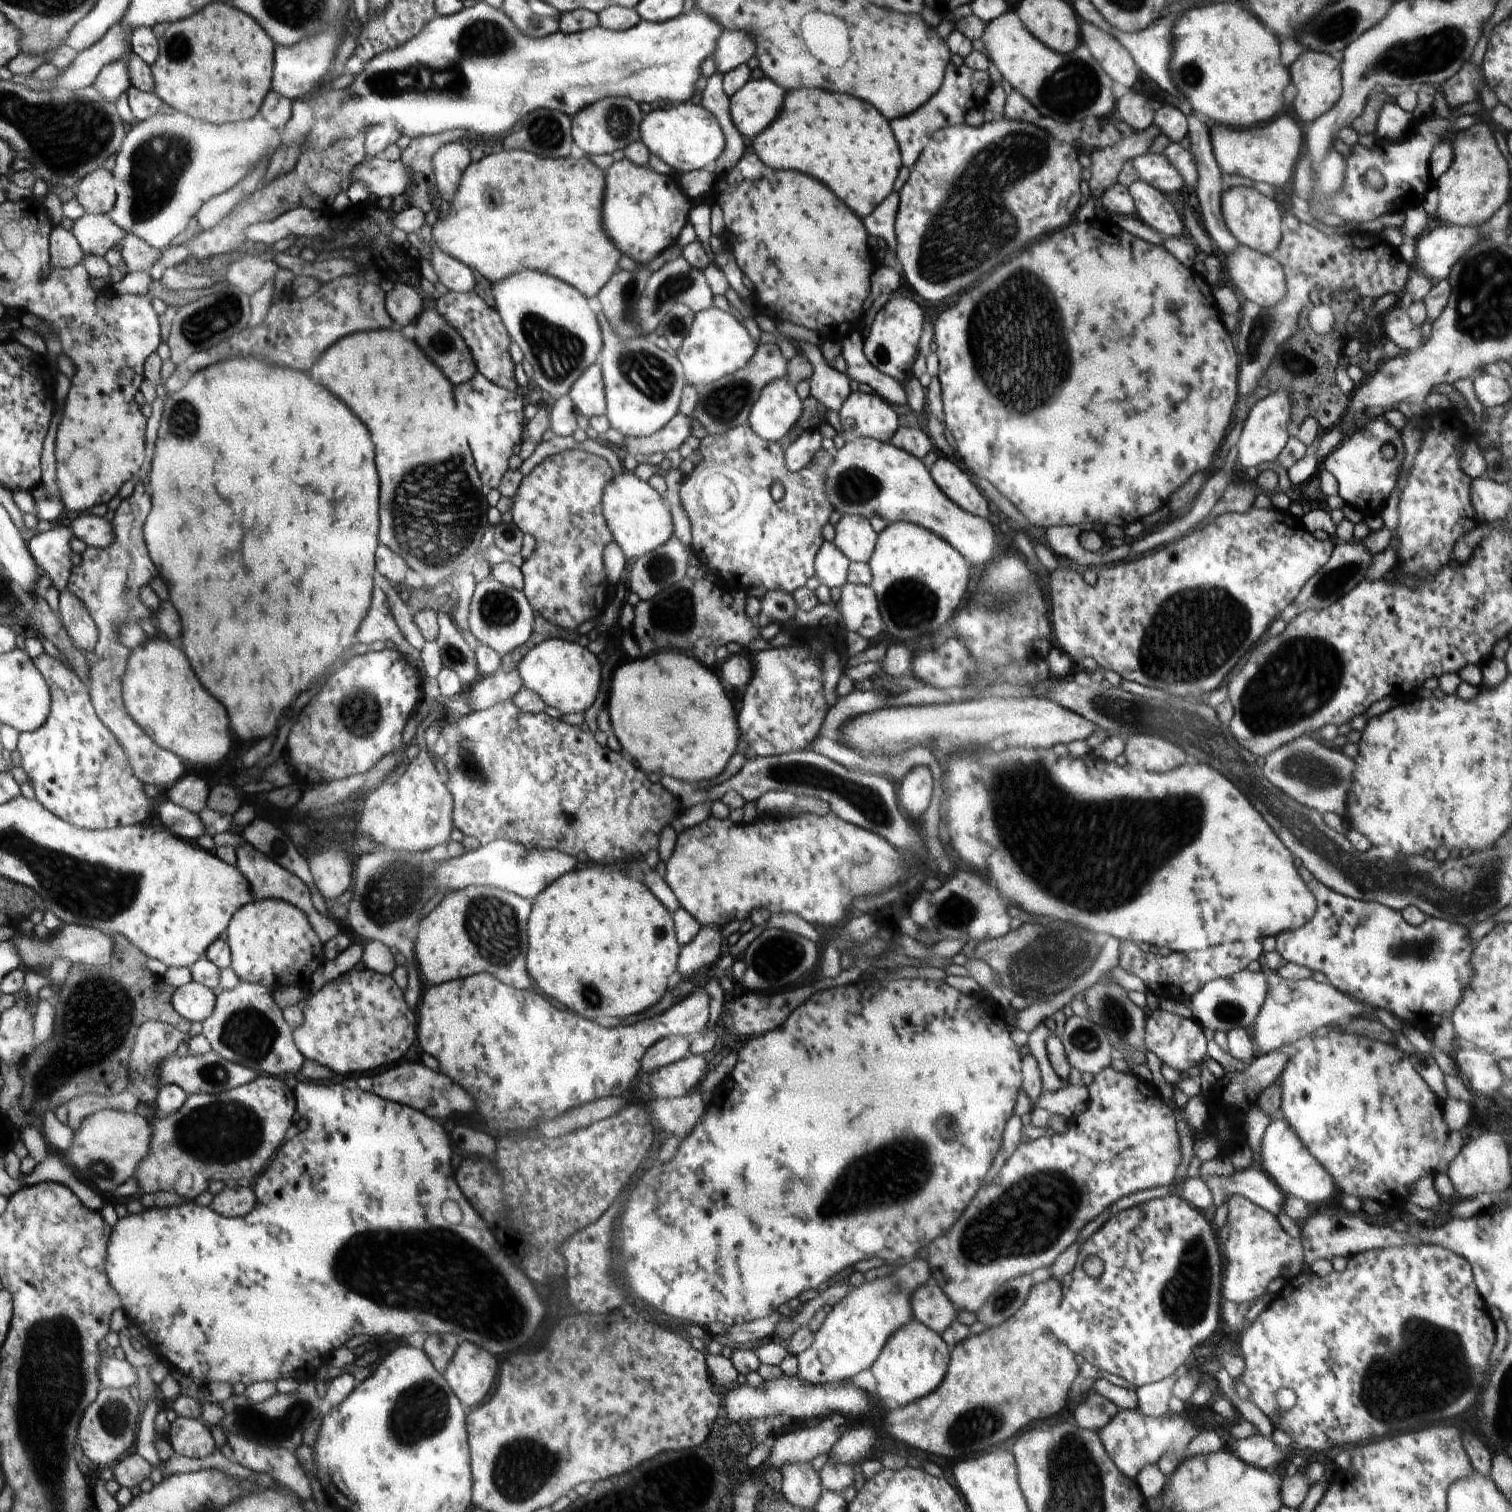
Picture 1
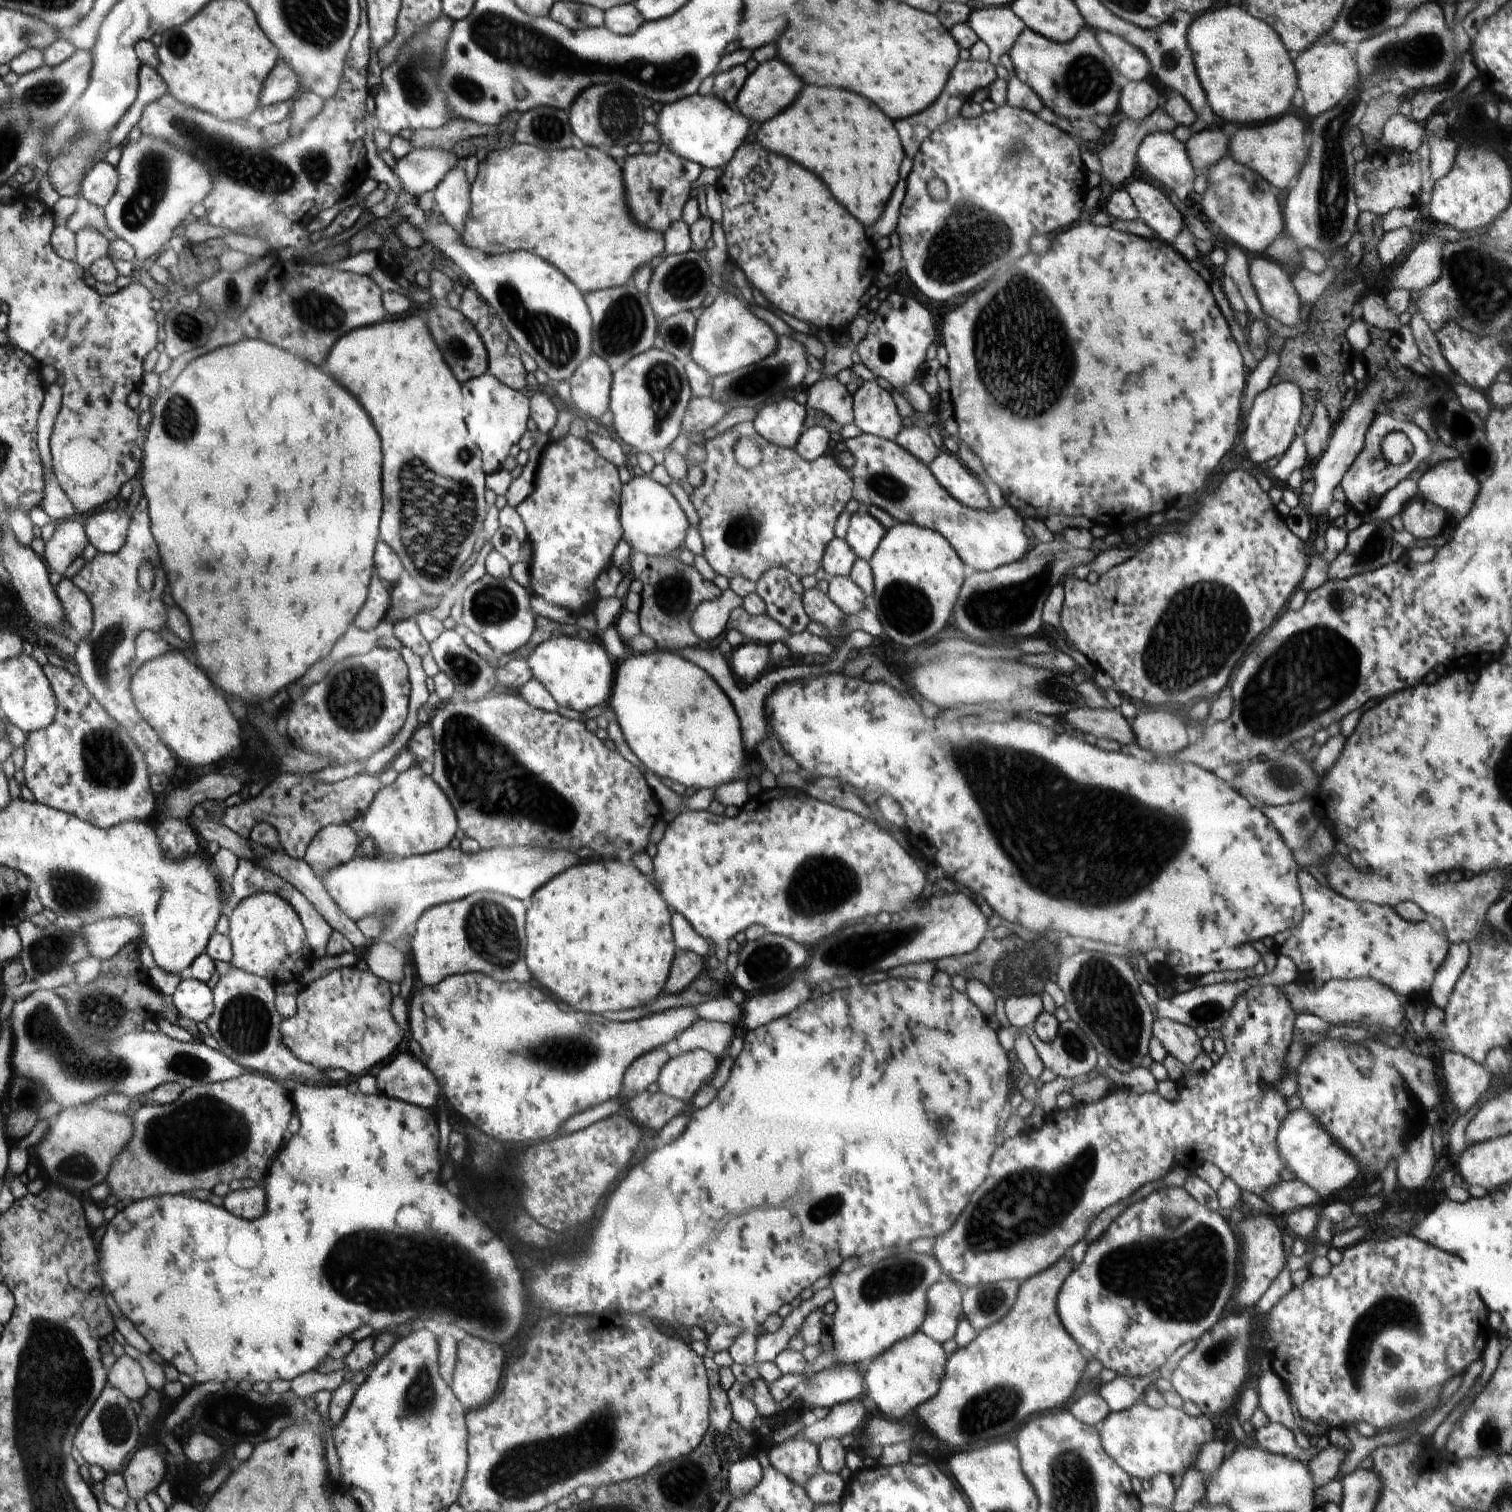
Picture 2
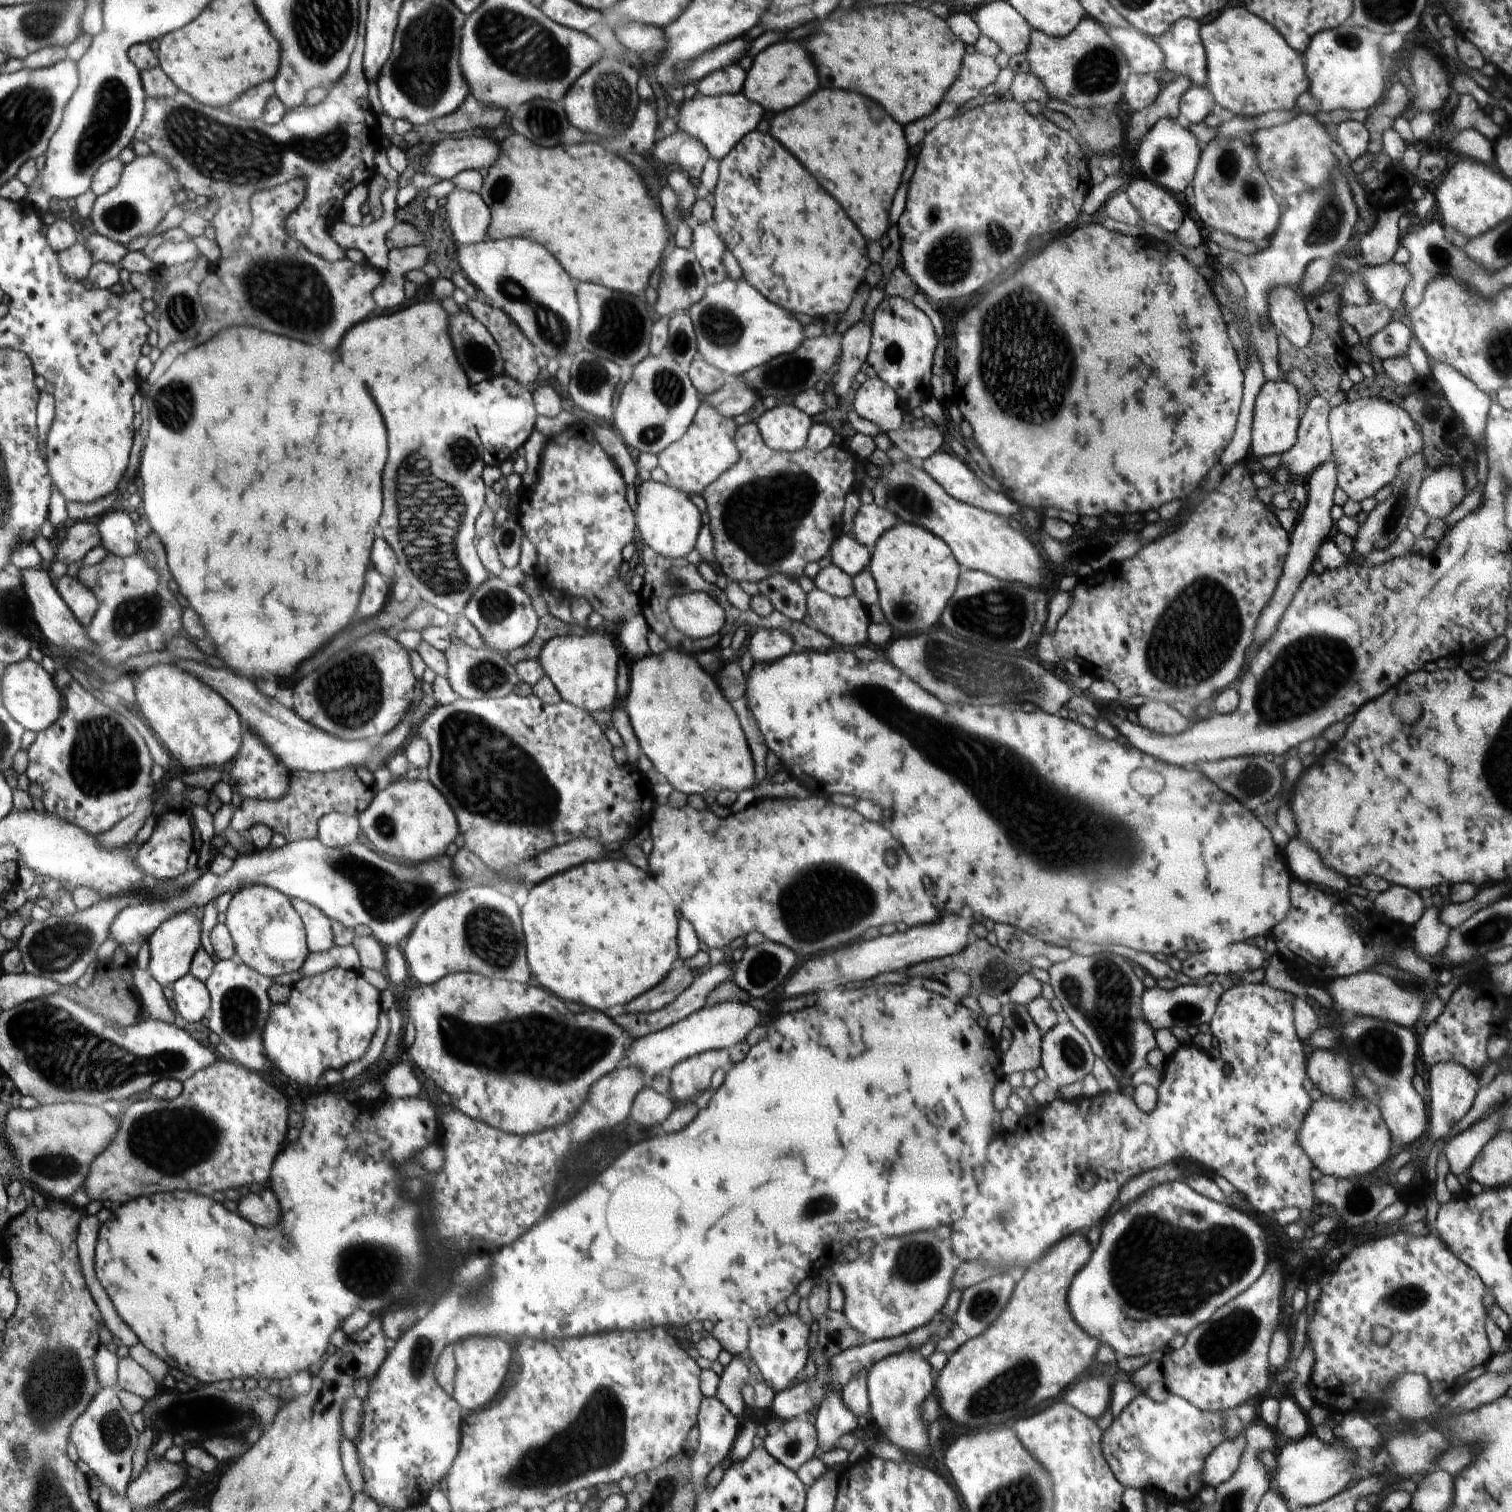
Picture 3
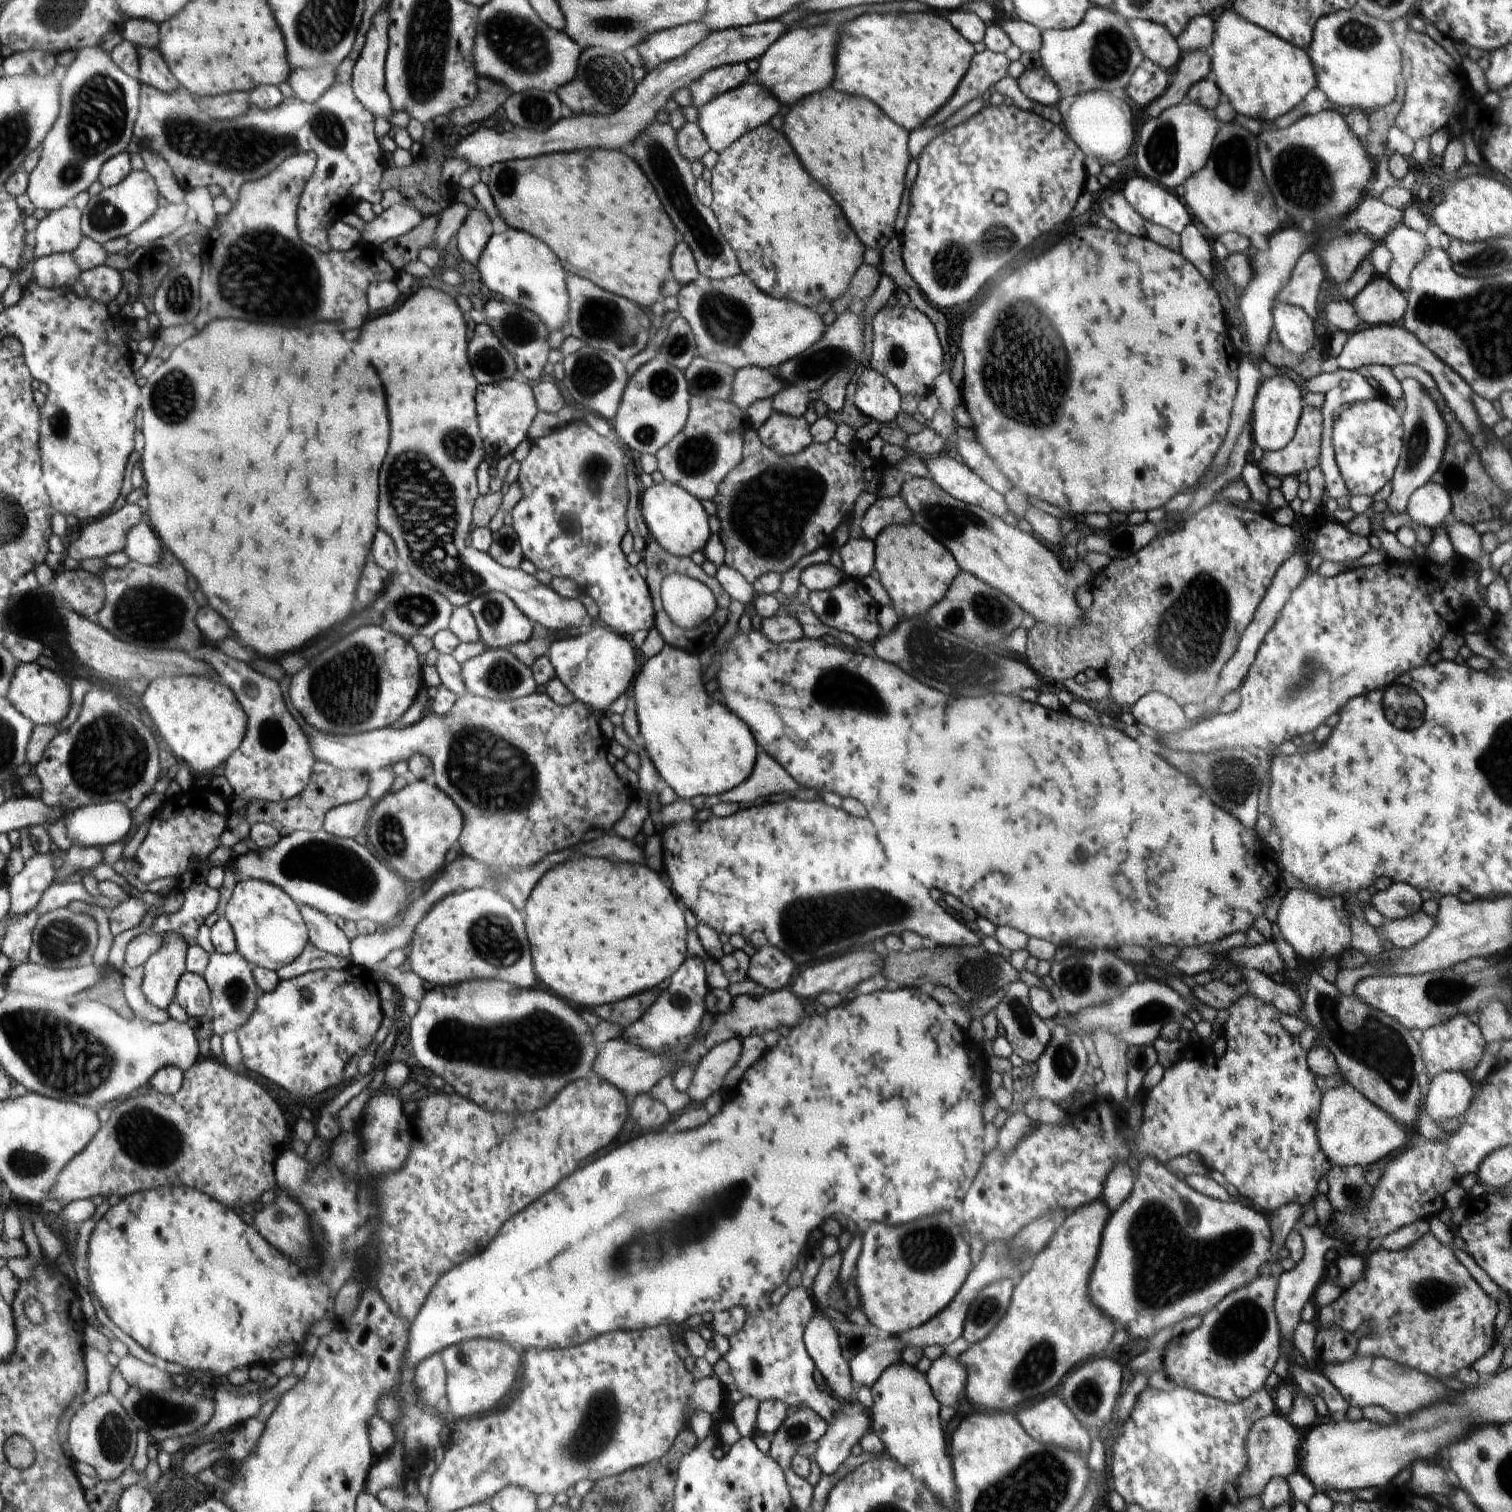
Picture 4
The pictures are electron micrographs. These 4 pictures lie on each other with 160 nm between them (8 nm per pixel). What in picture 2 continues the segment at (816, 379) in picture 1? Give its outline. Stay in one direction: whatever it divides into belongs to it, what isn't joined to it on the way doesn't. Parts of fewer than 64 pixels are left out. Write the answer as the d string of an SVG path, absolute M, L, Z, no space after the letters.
M836 377L816 381L807 396L806 406L825 412L841 426L854 422L854 395Z

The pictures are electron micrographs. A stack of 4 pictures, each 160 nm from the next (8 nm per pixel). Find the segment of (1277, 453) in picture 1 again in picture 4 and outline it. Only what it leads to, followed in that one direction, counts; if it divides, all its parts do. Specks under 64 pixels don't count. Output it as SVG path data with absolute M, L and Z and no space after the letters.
M1277 374L1261 382L1253 402L1251 429L1254 445L1263 451L1283 449L1294 436L1305 404L1298 385L1286 374Z

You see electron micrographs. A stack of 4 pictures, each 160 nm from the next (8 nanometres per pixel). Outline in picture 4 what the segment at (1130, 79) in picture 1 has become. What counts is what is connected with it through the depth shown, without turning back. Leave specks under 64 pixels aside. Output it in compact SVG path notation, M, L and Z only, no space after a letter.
M1132 19L1128 26L1131 28L1143 58L1152 61L1168 73L1170 70L1173 71L1182 56L1176 39L1168 30L1144 19Z

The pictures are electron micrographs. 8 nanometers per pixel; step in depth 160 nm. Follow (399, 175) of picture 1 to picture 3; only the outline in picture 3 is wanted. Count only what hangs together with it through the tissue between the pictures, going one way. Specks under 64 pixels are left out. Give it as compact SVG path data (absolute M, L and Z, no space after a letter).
M465 137L464 139L442 138L424 160L424 173L432 174L440 180L451 180L456 174L468 169L489 167L499 156L498 144L488 138Z

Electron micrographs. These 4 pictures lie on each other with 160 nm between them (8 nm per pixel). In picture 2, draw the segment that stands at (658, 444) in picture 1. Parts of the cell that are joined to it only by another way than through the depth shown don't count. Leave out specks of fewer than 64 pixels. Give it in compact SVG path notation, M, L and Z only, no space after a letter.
M711 396L706 398L692 398L688 404L688 412L683 418L682 428L684 435L698 435L706 429L712 428L727 413L725 407L716 402Z

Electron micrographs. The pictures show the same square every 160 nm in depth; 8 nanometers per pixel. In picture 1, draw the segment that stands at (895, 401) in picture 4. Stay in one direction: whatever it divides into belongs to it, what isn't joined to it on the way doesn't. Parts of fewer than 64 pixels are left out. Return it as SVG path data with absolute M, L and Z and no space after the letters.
M852 392L838 414L844 433L850 438L870 437L890 443L900 424L888 401L874 392Z

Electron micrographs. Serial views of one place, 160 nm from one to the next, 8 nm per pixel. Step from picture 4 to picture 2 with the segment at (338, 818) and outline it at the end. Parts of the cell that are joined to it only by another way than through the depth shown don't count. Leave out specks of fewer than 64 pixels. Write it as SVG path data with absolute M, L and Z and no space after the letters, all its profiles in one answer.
M347 823L341 825L330 825L321 828L310 841L305 852L304 860L315 872L317 877L324 877L339 866L350 862L360 852L362 836L354 832Z

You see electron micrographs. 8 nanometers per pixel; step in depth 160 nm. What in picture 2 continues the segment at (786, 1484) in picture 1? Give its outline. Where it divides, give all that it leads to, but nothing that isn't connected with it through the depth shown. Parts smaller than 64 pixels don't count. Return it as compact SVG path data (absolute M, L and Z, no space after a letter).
M800 1436L790 1437L779 1445L772 1444L767 1455L772 1467L804 1488L822 1470L818 1447Z

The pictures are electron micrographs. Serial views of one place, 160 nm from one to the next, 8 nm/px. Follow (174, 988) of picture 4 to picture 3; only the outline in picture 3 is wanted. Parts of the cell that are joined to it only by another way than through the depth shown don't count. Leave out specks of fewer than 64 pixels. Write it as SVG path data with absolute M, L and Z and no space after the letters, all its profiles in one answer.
M190 907L169 918L148 941L151 948L149 975L165 986L176 984L180 979L191 973L193 962L199 950L202 949L202 930L204 930L203 910L200 907Z

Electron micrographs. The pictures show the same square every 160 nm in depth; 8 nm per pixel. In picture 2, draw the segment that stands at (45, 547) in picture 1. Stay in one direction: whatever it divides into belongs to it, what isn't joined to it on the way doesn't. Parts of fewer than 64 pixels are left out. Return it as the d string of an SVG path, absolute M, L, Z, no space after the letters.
M68 519L57 523L54 536L46 542L43 558L51 572L58 572L64 577L72 562L76 562L78 556L84 556L90 543L86 526L82 522Z

